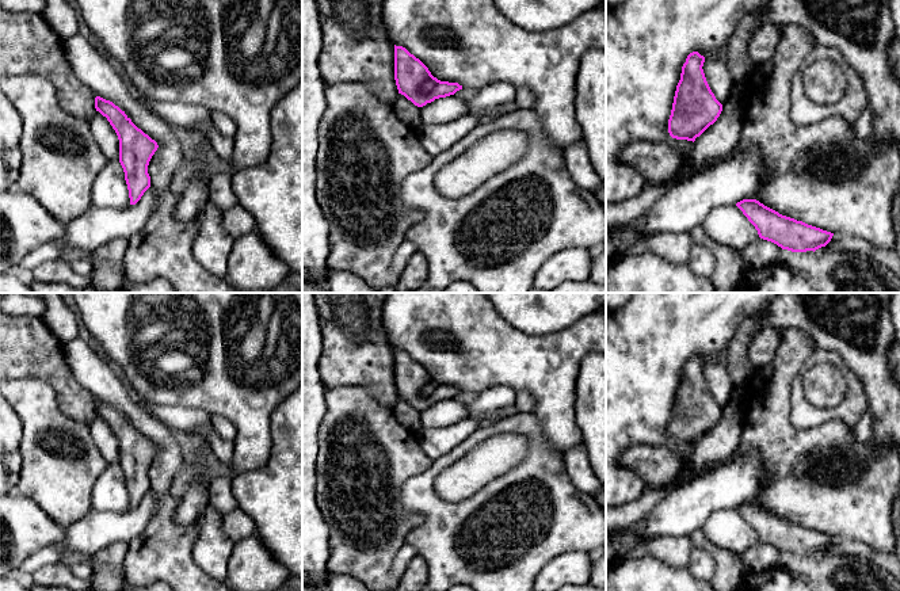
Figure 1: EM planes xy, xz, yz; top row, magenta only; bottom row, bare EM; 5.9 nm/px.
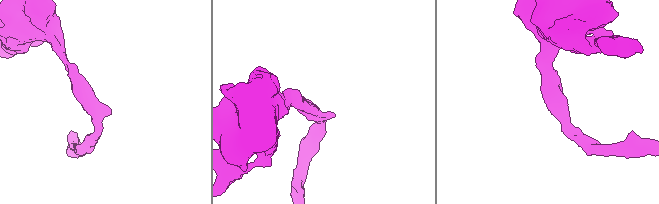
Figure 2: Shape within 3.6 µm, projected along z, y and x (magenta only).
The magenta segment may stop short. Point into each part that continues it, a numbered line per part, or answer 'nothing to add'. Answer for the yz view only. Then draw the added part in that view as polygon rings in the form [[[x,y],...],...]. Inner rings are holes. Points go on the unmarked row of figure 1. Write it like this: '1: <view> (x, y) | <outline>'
nothing to add

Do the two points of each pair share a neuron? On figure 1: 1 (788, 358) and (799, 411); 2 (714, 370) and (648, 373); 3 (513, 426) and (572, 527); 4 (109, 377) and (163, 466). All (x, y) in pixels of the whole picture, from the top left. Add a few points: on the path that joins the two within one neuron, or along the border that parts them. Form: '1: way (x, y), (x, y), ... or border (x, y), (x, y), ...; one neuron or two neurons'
1: border (811, 353), (789, 382), (789, 410); two neurons
2: border (721, 357), (705, 362); two neurons
3: way (538, 443), (542, 477), (552, 487), (553, 499); one neuron
4: way (121, 399), (163, 441), (163, 445); one neuron

